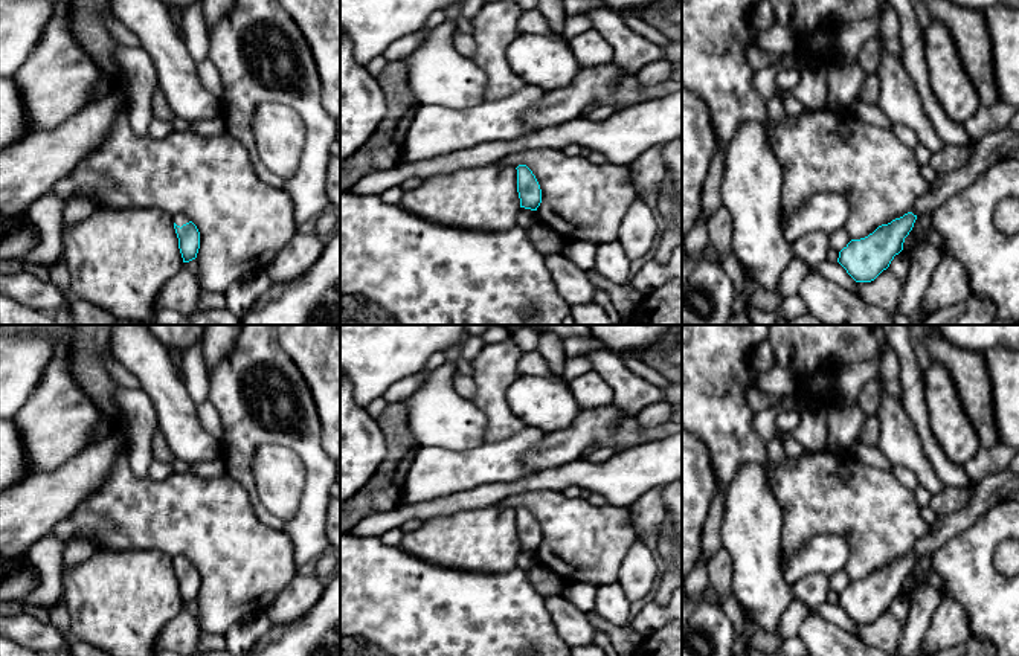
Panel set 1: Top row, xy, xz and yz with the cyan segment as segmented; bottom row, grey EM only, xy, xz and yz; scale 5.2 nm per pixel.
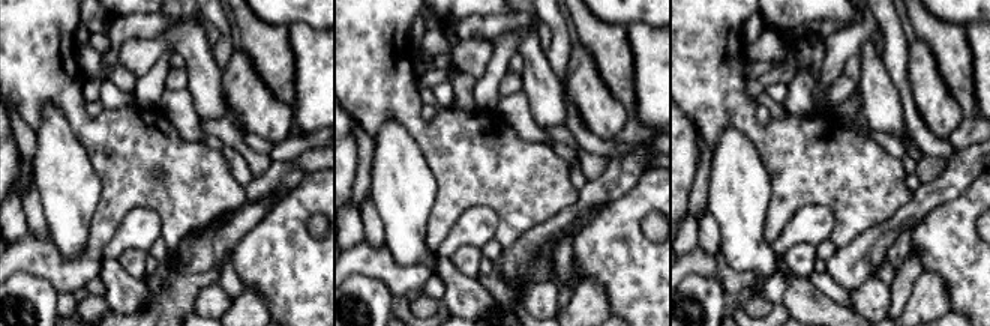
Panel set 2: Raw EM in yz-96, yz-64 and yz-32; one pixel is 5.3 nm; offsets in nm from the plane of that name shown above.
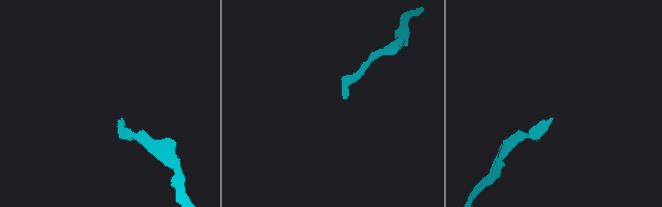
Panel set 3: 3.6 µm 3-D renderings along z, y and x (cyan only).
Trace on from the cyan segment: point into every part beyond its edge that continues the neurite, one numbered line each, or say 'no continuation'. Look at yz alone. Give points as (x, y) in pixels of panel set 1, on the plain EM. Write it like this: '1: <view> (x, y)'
1: yz (992, 490)

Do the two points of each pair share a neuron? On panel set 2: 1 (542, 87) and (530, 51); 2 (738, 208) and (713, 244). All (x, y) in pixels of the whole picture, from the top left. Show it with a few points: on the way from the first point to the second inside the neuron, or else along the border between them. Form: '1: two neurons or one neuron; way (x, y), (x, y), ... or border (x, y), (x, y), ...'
1: one neuron; way (539, 78), (536, 60)
2: two neurons; border (708, 208), (719, 227), (720, 250)

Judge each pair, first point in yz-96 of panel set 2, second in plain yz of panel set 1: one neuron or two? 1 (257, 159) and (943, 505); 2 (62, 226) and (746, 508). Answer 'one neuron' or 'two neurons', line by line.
1: one neuron
2: one neuron

